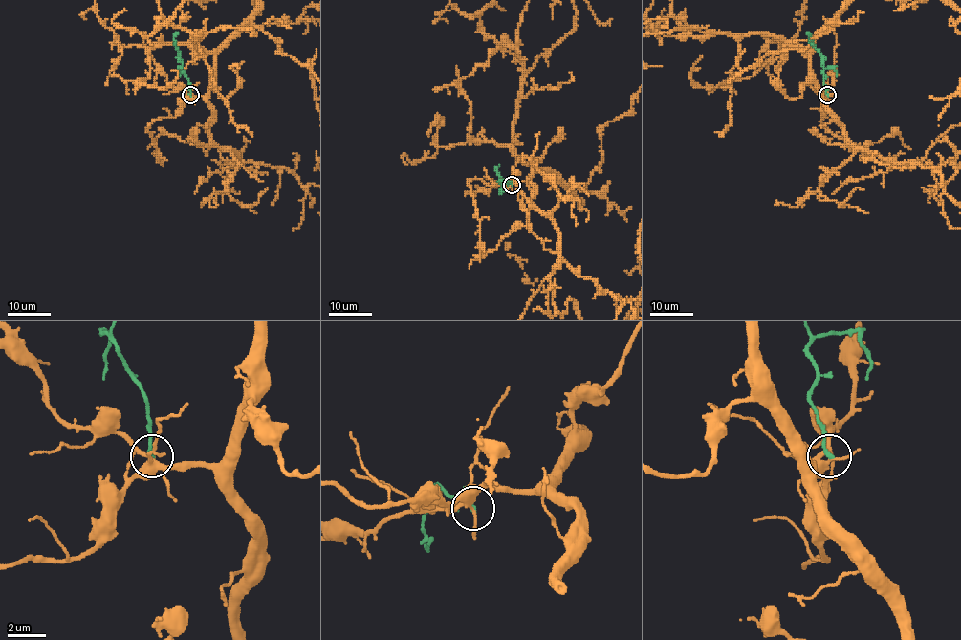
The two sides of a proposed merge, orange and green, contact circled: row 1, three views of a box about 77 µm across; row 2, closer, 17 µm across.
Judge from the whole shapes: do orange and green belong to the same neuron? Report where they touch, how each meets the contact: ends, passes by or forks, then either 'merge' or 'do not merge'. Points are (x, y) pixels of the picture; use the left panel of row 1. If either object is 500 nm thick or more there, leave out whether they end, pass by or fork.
(190, 95) | orange forks | green ends | do not merge

